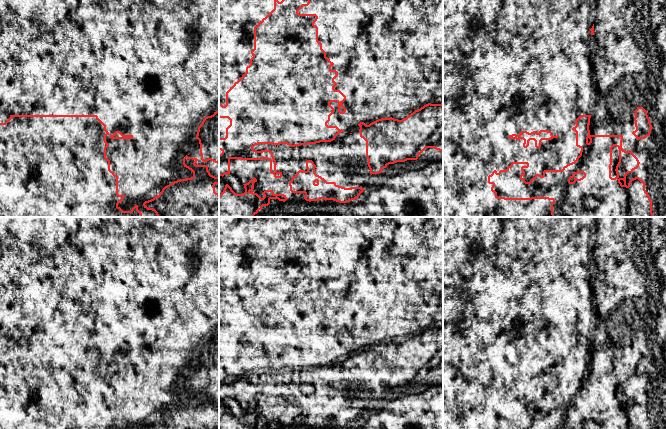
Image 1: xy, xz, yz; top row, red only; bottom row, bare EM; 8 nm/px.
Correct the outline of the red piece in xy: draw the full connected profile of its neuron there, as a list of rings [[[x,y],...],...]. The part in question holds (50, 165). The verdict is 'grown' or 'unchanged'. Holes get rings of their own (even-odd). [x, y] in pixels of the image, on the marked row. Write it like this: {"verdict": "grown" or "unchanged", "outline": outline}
{"verdict": "unchanged", "outline": [[[10,115],[5,123],[0,123],[0,217],[142,217],[138,205],[135,205],[131,211],[123,211],[118,204],[125,198],[118,194],[118,176],[110,170],[110,160],[106,158],[106,148],[109,144],[106,142],[106,136],[109,132],[106,125],[97,115]]]}

